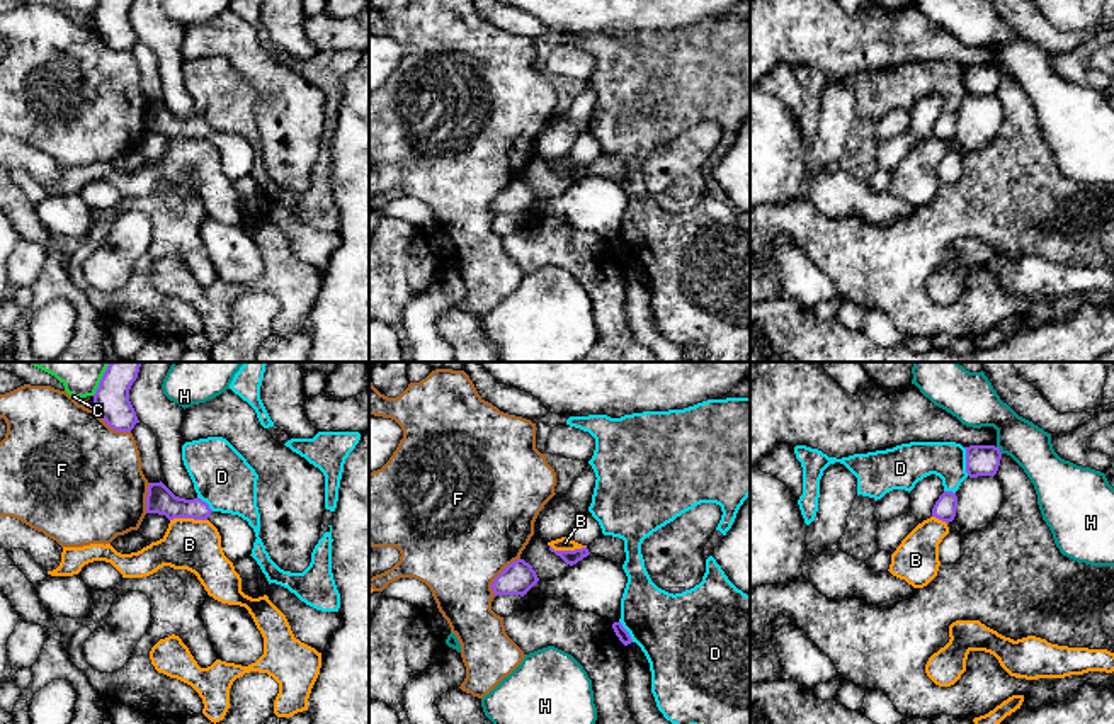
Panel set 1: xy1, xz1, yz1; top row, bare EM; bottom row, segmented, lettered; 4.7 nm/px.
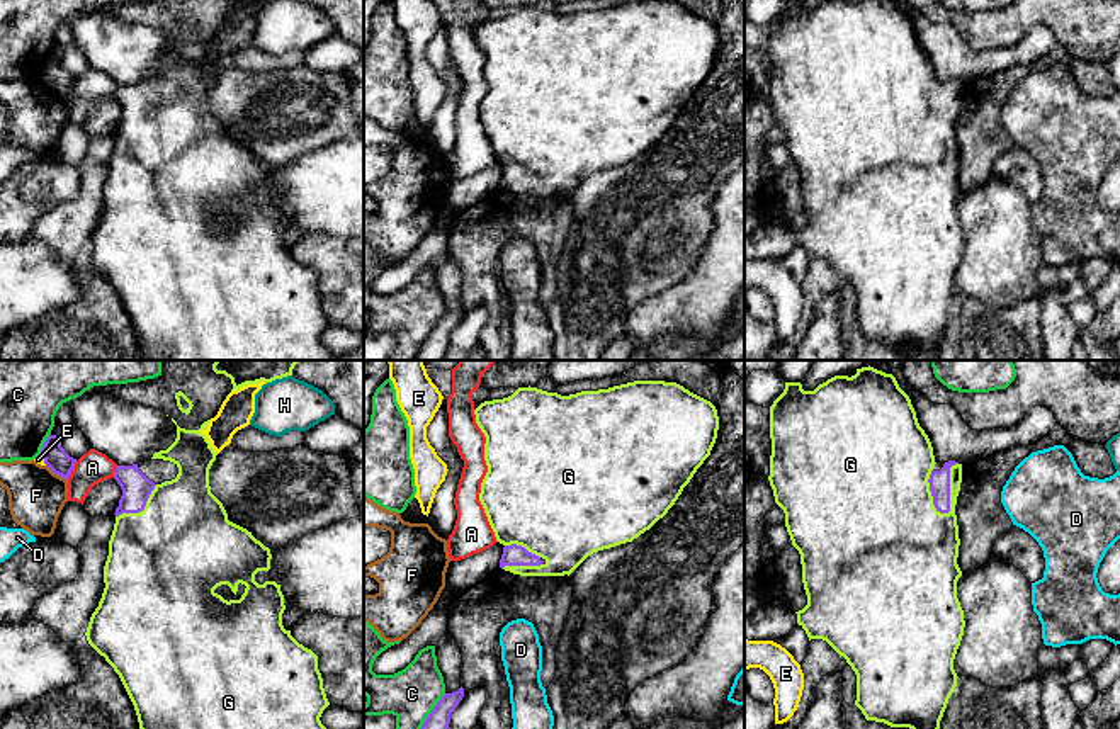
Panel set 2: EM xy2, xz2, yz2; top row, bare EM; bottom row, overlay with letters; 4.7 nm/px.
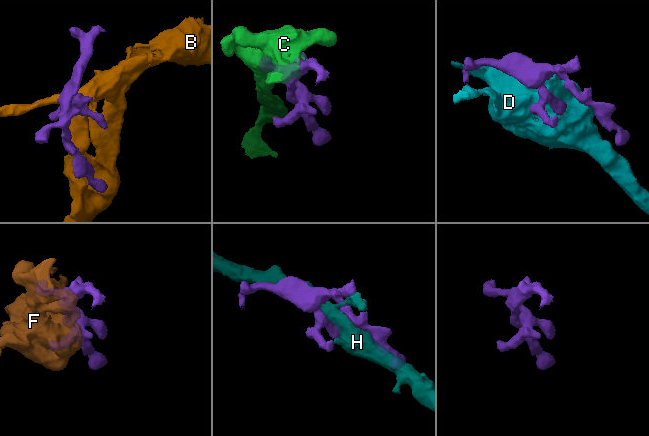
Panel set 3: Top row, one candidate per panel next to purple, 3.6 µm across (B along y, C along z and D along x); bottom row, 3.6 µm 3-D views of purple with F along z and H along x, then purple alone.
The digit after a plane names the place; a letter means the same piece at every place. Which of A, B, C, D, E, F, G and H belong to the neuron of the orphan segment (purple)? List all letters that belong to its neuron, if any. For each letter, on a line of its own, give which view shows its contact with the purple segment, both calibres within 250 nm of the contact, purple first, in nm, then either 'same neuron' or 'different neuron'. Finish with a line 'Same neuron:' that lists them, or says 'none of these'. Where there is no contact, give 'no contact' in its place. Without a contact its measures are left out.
A: contact in xy2; calibres 110 and 160 nm; different neuron
B: contact in xy1; calibres 130 and 240 nm; different neuron
C: contact in xy2; calibres 110 and 260 nm; different neuron
D: contact in yz1; calibres 140 and 180 nm; different neuron
E: contact in xy2; calibres 110 and 40 nm; different neuron
F: contact in xz1; calibres 160 and 500 nm; different neuron
G: contact in yz2; calibres 100 and 320 nm; same neuron
H: contact in yz1; calibres 140 and 220 nm; different neuron
Same neuron: G

